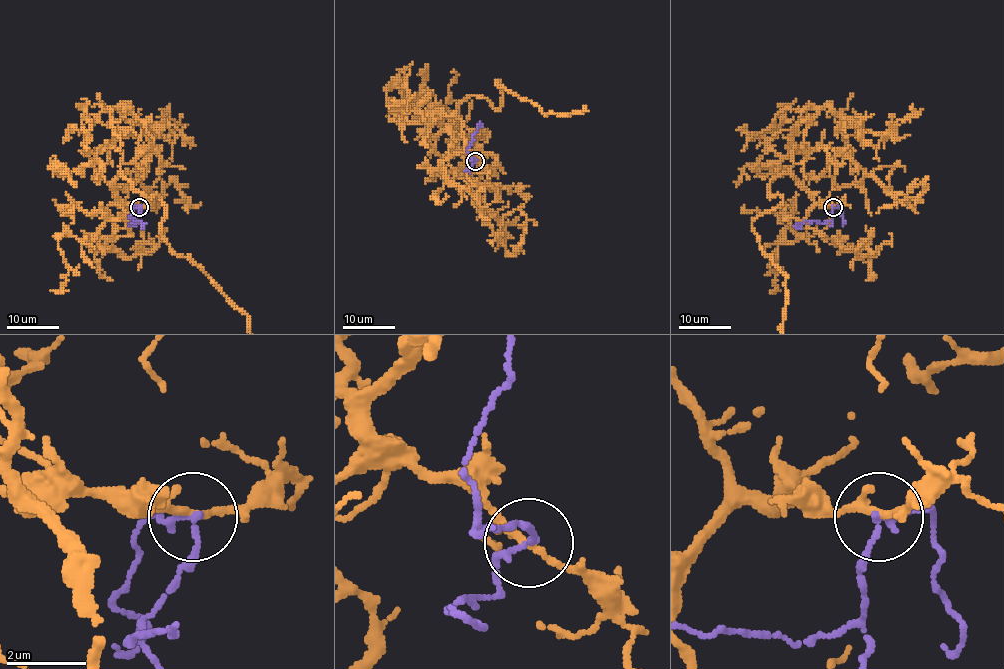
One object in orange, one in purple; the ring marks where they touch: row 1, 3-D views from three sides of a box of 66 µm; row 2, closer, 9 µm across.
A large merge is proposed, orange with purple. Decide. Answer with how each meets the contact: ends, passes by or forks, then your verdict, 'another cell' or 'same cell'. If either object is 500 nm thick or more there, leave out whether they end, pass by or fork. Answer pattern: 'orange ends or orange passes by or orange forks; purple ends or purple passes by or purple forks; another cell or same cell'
orange forks; purple passes by; another cell

